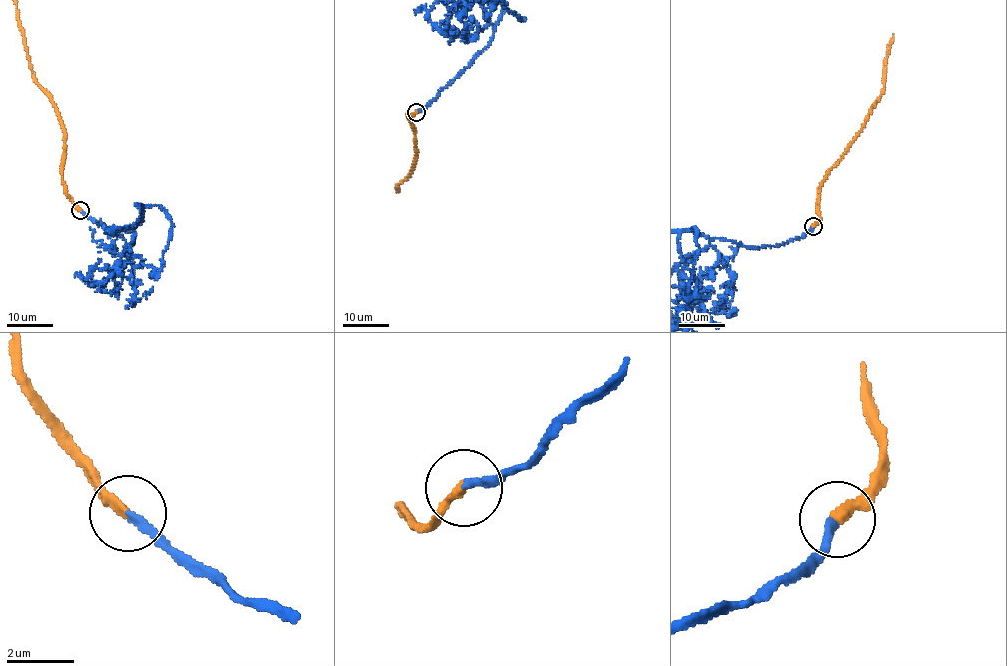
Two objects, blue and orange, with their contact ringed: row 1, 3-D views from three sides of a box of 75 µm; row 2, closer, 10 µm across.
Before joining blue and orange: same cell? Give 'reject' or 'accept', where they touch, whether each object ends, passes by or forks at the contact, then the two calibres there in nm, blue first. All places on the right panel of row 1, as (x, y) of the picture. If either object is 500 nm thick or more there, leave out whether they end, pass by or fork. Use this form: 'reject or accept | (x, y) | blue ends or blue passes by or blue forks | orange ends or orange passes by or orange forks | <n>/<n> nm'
accept | (813, 226) | blue ends | orange ends | 240/280 nm

